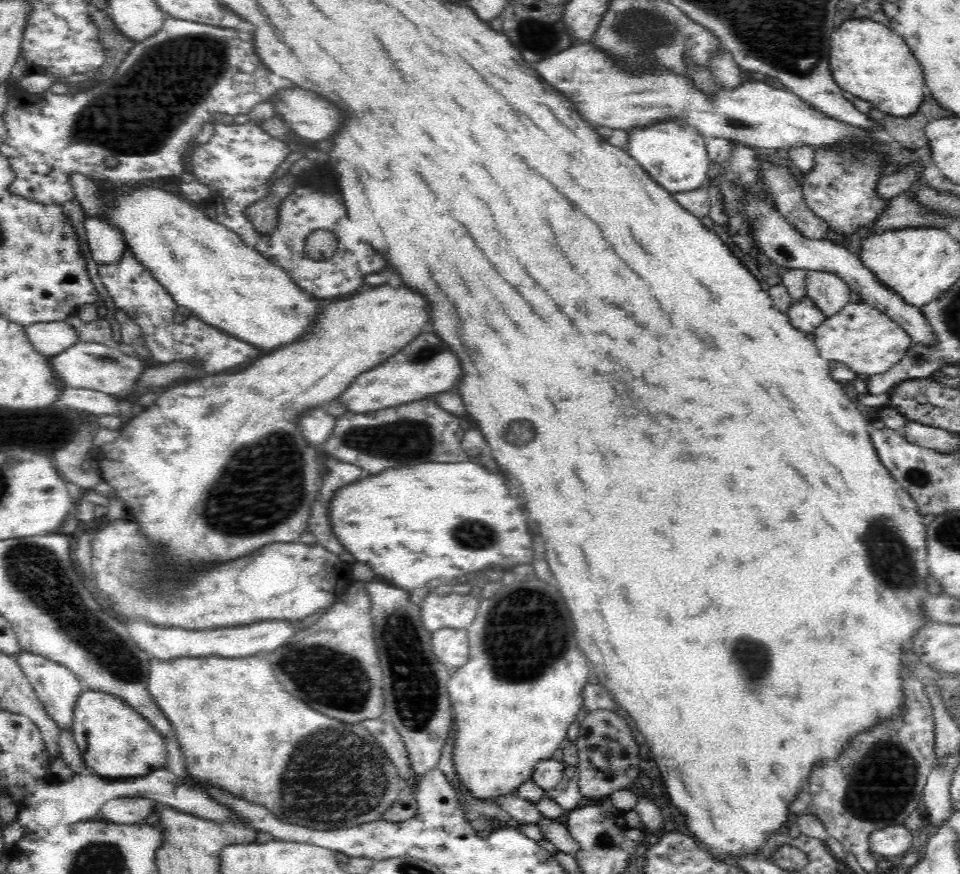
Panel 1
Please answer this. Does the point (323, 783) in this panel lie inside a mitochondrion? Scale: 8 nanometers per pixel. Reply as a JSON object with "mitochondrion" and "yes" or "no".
{"mitochondrion":"yes"}

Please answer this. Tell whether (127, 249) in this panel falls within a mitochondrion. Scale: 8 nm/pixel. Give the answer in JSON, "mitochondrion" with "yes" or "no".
{"mitochondrion":"no"}

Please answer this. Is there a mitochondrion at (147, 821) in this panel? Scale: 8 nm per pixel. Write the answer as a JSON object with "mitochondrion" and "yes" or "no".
{"mitochondrion":"no"}

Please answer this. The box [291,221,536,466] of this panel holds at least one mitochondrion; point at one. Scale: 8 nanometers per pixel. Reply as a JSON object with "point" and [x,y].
{"point":[407,437]}

